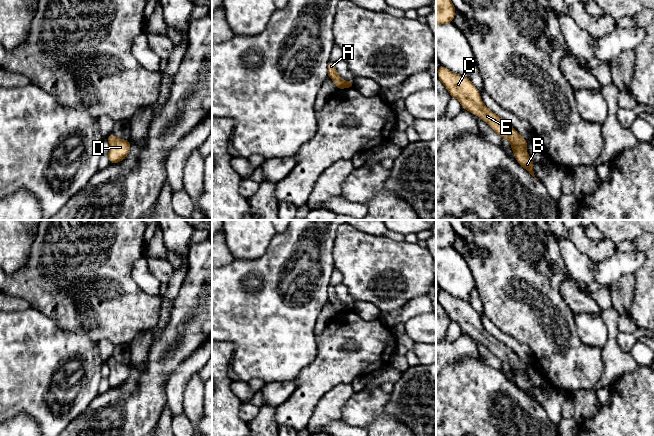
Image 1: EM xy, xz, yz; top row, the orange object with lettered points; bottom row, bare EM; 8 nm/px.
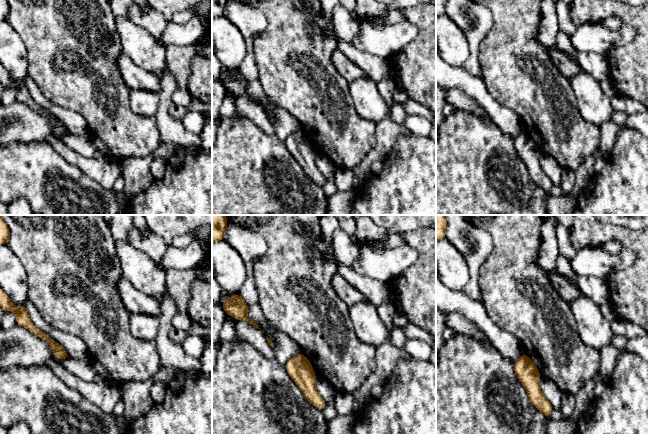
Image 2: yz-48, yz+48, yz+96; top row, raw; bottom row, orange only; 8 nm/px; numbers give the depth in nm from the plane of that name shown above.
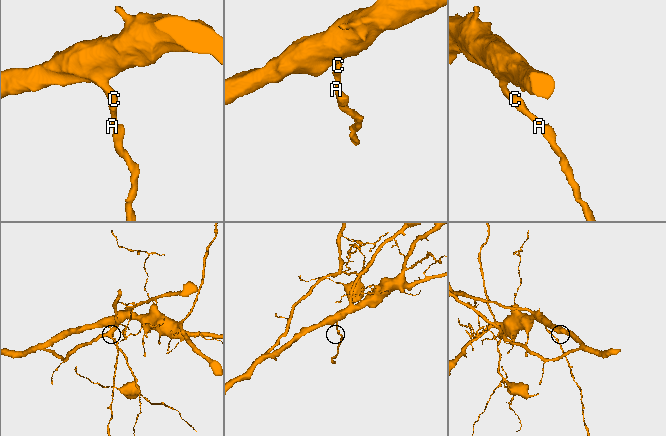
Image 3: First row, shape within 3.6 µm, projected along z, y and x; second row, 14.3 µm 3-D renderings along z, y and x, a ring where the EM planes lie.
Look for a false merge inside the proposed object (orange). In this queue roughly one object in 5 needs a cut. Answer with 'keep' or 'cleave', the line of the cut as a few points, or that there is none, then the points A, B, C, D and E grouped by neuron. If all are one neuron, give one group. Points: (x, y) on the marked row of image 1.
keep; cut none; groups A B C D E

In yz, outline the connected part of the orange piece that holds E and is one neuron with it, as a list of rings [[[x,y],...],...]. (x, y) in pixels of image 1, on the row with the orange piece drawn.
[[[440,64],[438,79],[446,86],[451,97],[457,98],[463,109],[482,118],[501,138],[507,138],[514,151],[516,161],[526,169],[535,179],[532,166],[536,164],[526,152],[528,141],[521,137],[517,131],[508,125],[502,118],[490,111],[482,102],[479,91],[469,78],[454,74]]]

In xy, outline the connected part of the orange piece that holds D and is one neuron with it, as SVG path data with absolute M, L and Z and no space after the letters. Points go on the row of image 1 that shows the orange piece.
M110 134L107 140L110 144L109 162L113 164L121 162L130 151L130 140L121 140L113 134Z

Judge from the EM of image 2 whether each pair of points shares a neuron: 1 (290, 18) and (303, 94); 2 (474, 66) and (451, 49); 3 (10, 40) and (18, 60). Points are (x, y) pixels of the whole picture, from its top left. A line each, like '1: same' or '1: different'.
1: same
2: different
3: same

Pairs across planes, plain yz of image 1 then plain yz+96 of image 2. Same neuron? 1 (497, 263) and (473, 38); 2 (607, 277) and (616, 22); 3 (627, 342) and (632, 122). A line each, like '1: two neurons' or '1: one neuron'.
1: two neurons
2: two neurons
3: two neurons

